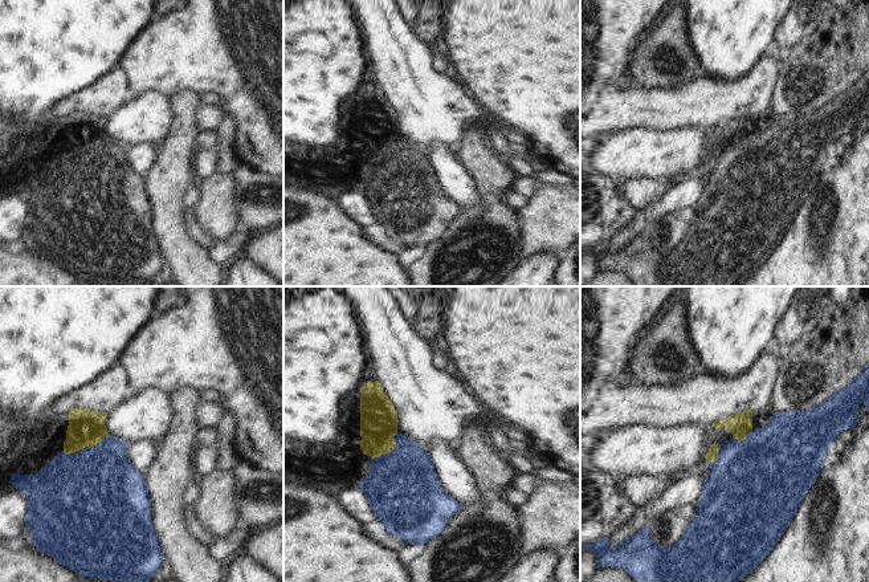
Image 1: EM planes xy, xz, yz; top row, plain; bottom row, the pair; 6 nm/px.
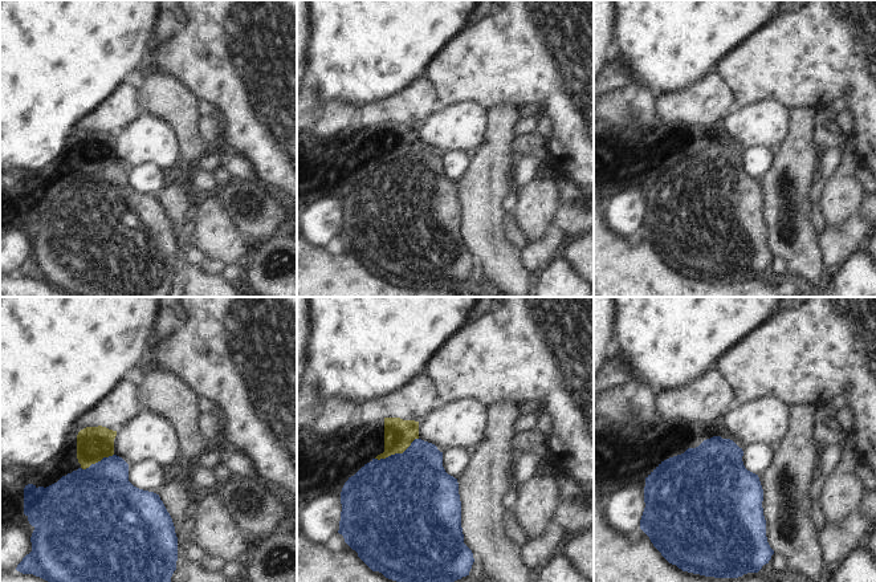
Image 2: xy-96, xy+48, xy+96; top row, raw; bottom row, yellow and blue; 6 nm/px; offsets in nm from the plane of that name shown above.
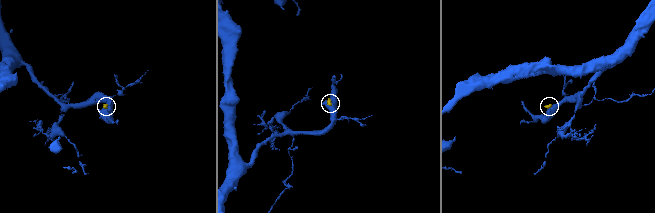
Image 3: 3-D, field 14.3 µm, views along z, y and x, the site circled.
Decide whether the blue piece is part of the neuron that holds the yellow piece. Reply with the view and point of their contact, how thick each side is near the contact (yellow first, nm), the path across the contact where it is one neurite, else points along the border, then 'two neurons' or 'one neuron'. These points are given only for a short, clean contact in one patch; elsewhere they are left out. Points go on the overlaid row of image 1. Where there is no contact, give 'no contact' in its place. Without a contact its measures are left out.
meets yellow in xy at (86, 446); 220 nm thick on the yellow side, 480 nm on the other; runs through xy (86, 427), (86, 446), (94, 463), (97, 485); one neuron

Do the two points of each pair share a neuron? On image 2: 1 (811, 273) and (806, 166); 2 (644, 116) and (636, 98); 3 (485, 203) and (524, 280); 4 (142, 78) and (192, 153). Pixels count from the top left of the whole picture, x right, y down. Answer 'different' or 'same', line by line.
1: same
2: same
3: same
4: same

